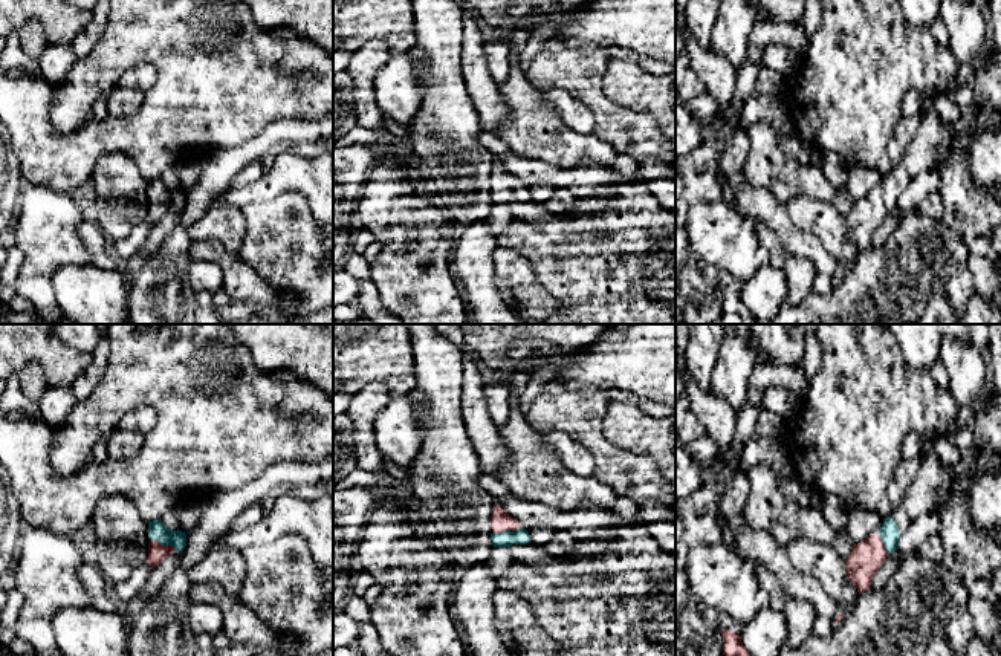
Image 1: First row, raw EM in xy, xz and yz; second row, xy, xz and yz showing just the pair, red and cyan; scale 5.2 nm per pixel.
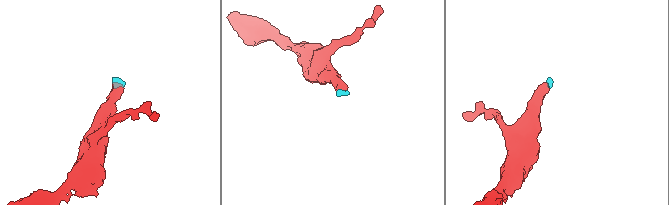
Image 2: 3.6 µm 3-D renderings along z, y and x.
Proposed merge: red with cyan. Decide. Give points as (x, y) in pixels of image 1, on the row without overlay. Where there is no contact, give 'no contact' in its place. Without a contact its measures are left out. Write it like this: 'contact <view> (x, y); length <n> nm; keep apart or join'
contact xz (506, 187); length 160 nm; join

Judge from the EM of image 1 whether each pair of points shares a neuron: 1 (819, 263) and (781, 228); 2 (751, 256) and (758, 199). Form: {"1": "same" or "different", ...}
{"1": "same", "2": "different"}

